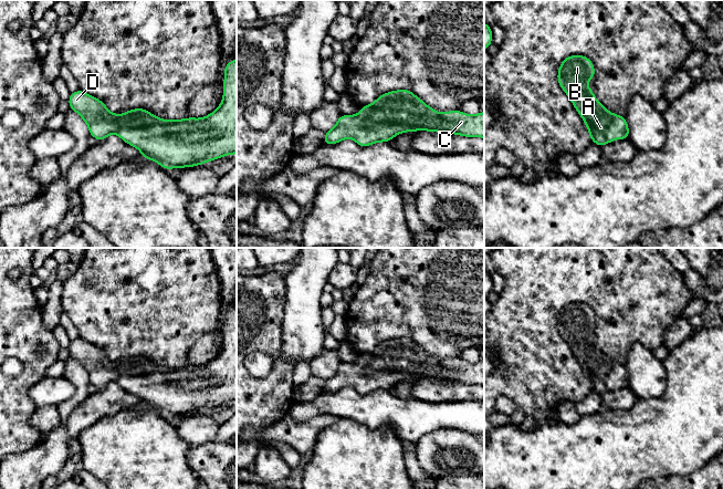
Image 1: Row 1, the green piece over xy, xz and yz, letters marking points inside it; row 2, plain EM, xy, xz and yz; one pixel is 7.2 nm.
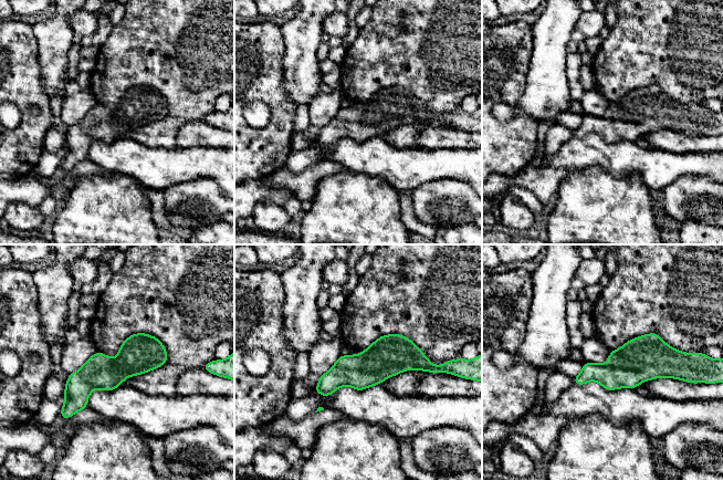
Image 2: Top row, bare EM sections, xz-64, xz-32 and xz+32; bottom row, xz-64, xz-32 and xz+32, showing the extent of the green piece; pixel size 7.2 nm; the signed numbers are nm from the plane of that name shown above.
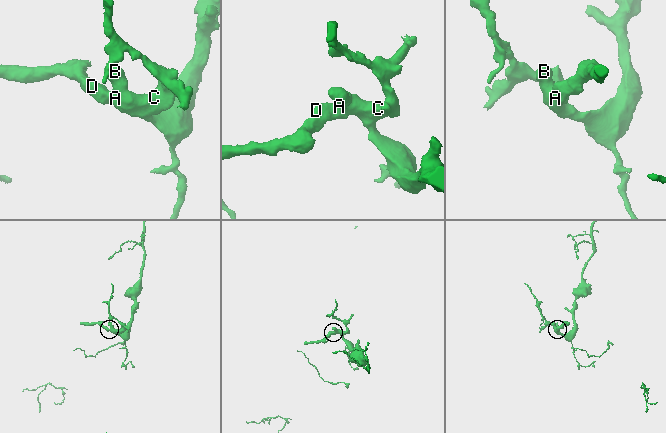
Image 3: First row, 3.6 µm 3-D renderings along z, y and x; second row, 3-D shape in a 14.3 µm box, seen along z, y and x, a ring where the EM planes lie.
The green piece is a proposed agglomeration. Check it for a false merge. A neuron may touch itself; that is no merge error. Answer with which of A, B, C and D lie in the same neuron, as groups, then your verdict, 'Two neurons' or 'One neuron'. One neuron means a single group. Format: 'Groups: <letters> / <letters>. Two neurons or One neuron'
Groups: A B C D. One neuron

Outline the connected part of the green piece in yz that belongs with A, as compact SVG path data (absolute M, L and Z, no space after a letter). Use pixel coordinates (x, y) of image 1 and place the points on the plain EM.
M569 303L559 313L557 329L583 365L591 388L601 395L616 387L628 387L625 365L611 362L594 344L587 331L595 324L593 310L584 303Z

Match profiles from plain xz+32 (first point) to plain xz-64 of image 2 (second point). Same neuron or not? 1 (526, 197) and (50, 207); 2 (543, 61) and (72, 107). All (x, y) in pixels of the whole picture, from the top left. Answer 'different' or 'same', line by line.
1: same
2: different

